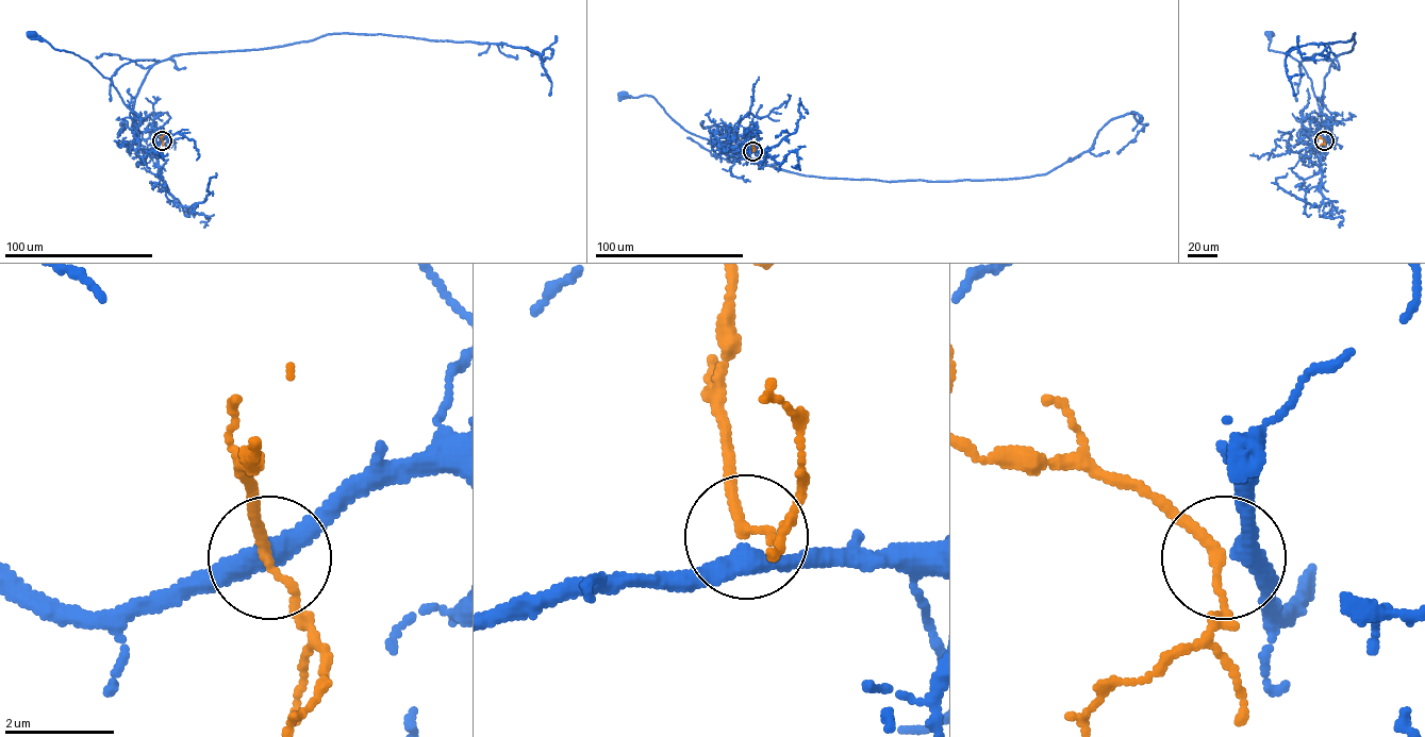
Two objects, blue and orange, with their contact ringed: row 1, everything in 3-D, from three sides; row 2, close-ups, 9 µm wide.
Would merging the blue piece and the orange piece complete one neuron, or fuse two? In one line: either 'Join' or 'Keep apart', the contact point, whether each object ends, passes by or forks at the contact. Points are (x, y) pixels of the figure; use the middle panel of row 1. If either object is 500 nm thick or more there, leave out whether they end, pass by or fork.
Join. Place: (752, 151). At the ring blue passes by. At the ring orange passes by

